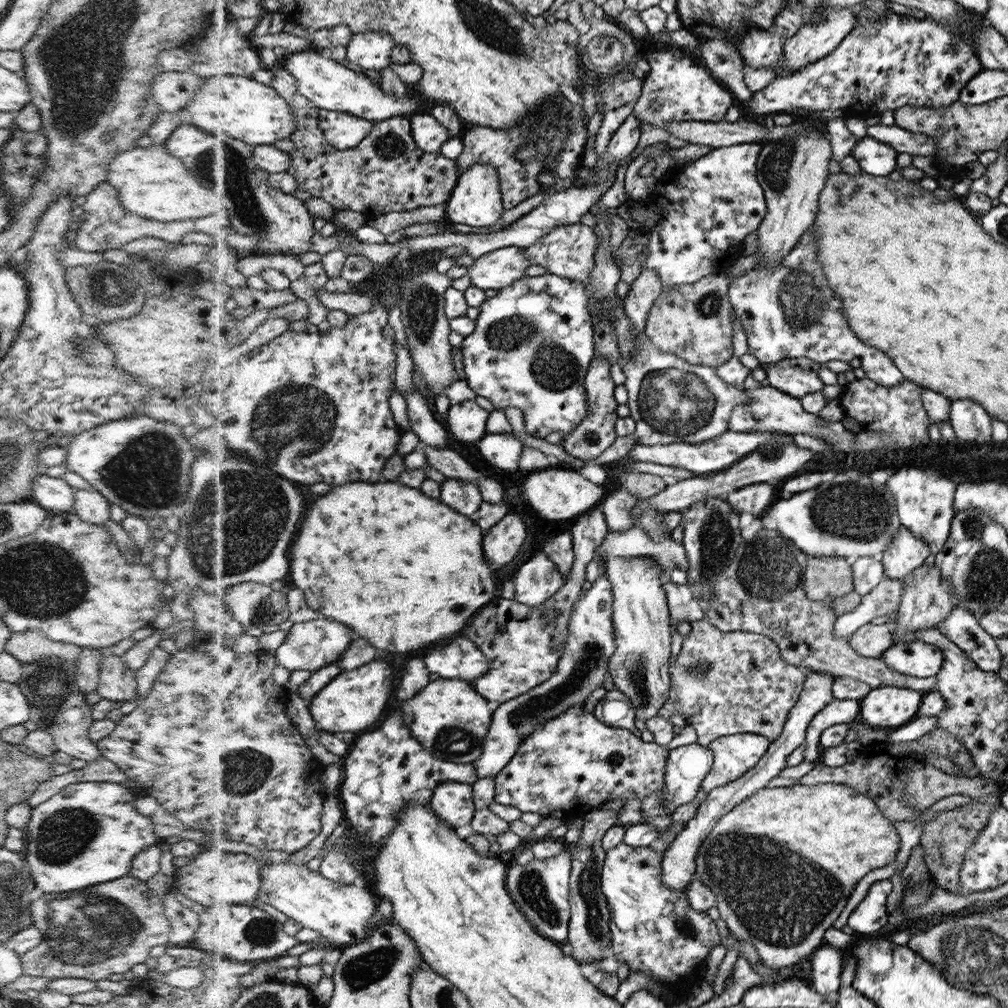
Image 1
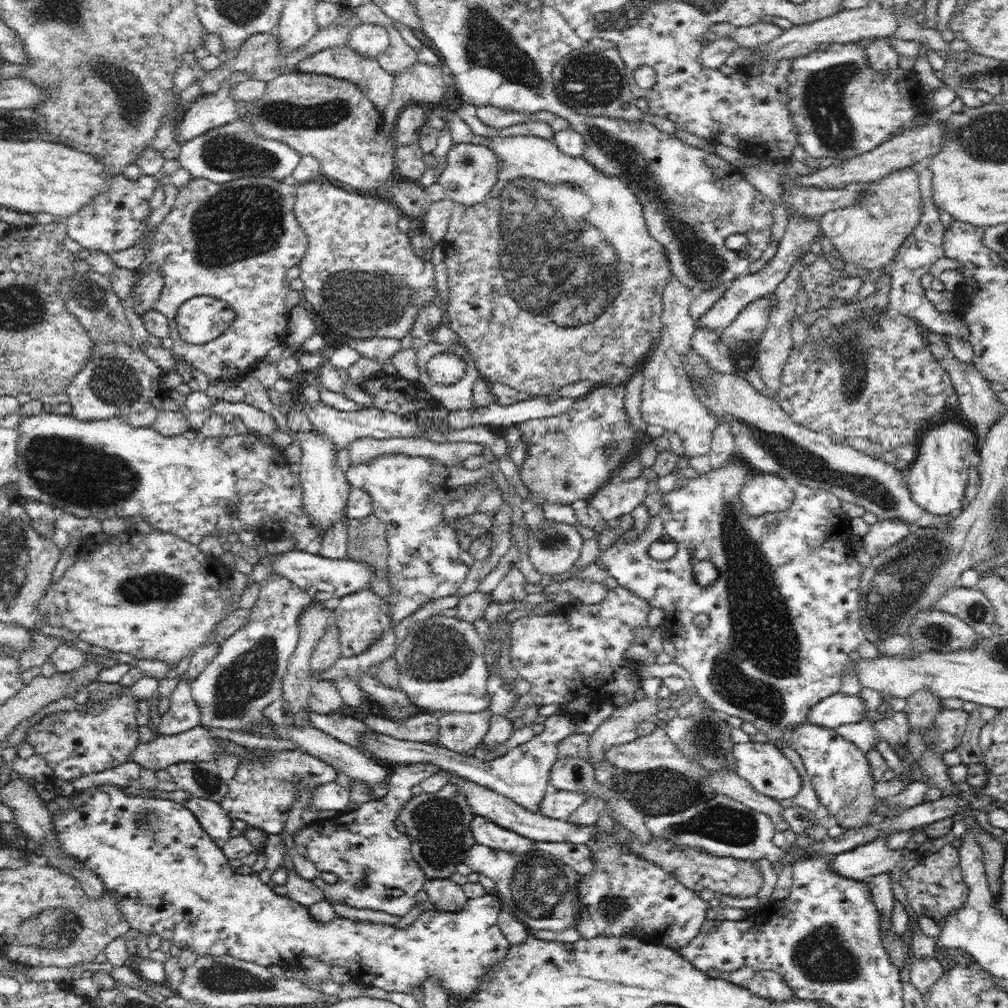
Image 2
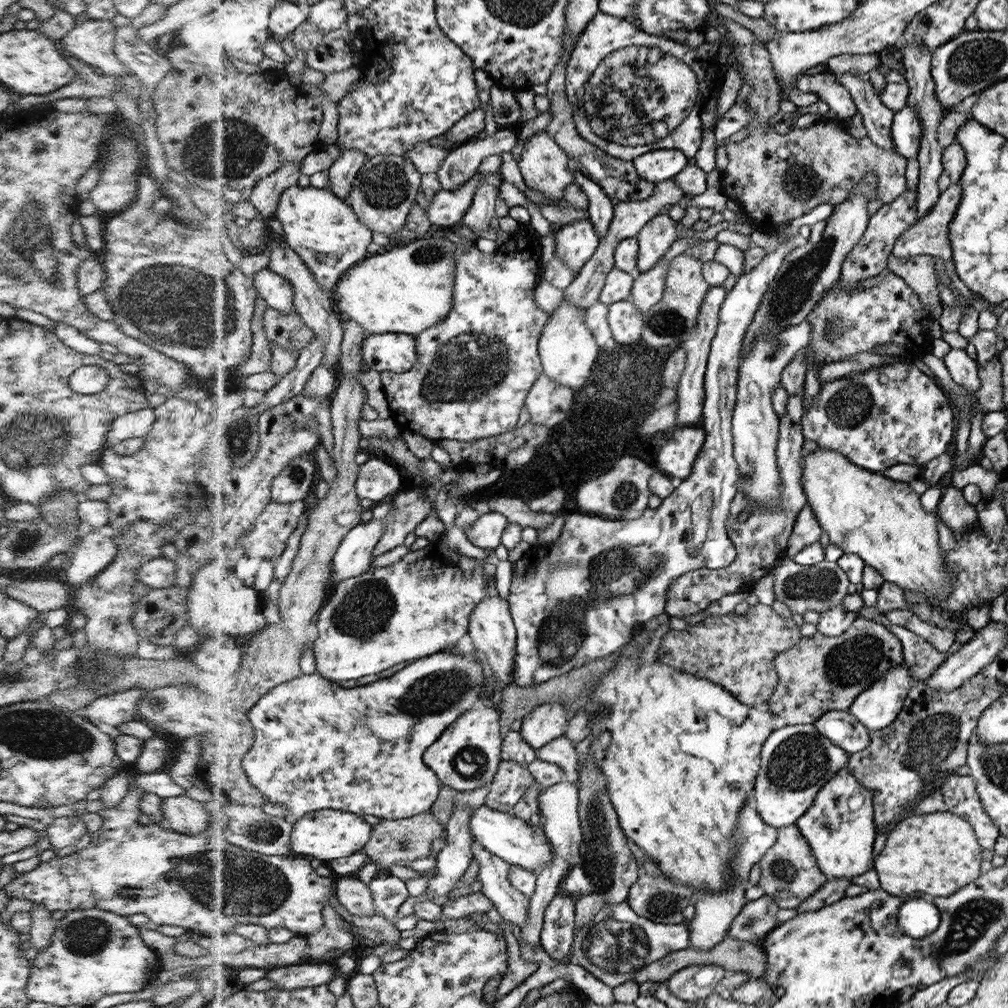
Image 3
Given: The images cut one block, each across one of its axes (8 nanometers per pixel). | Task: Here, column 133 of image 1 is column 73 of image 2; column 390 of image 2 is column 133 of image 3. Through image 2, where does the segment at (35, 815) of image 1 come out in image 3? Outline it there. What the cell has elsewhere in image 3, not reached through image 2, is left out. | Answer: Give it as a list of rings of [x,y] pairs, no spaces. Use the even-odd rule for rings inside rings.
[[[100,909],[66,911],[66,915],[56,922],[50,946],[42,949],[31,964],[26,994],[31,1001],[60,1007],[70,1004],[93,1006],[106,994],[141,990],[160,972],[158,957],[159,954],[142,941],[138,927],[132,925],[126,917]]]

